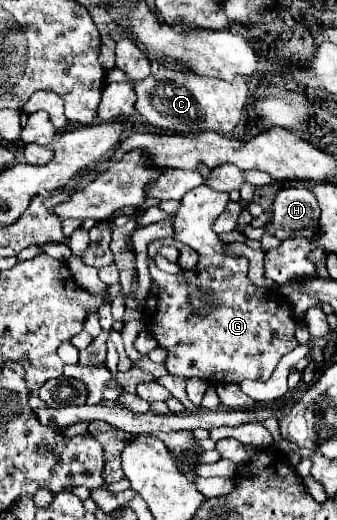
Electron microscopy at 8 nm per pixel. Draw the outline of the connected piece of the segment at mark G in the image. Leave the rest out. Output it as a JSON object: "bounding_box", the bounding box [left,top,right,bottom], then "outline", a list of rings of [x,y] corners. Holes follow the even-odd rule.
{"bounding_box":[143,185,299,383],"outline":[[[199,185],[197,189],[189,191],[181,199],[181,207],[175,215],[175,241],[189,245],[197,251],[199,261],[193,269],[183,271],[181,277],[171,277],[163,273],[153,259],[149,257],[149,273],[153,279],[153,285],[149,289],[143,315],[145,315],[145,327],[153,333],[159,347],[167,351],[165,369],[169,375],[179,377],[199,377],[209,383],[241,383],[243,379],[251,381],[267,381],[271,373],[275,371],[279,359],[293,351],[299,343],[295,339],[295,319],[293,309],[283,299],[283,305],[271,297],[263,297],[261,291],[247,279],[247,257],[227,257],[221,249],[221,239],[213,233],[211,225],[221,215],[225,205],[229,203],[229,193],[213,191],[207,185]],[[209,297],[217,301],[213,309],[209,309]]]}

